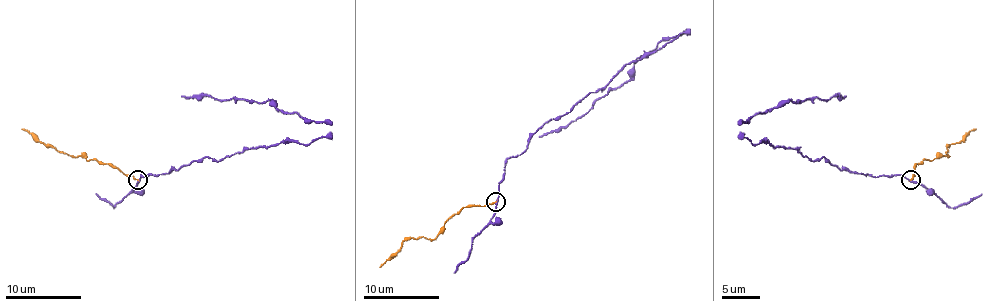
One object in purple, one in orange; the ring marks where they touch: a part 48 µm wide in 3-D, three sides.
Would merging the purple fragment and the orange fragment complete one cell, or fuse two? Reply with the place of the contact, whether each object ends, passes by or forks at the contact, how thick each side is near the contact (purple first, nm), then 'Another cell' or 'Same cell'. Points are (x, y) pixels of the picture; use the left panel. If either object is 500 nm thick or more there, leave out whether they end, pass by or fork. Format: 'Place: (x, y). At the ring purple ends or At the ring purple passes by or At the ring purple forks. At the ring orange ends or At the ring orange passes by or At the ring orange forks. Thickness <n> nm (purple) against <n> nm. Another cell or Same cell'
Place: (137, 180). At the ring purple passes by. At the ring orange ends. Thickness 190 nm (purple) against 160 nm. Another cell

